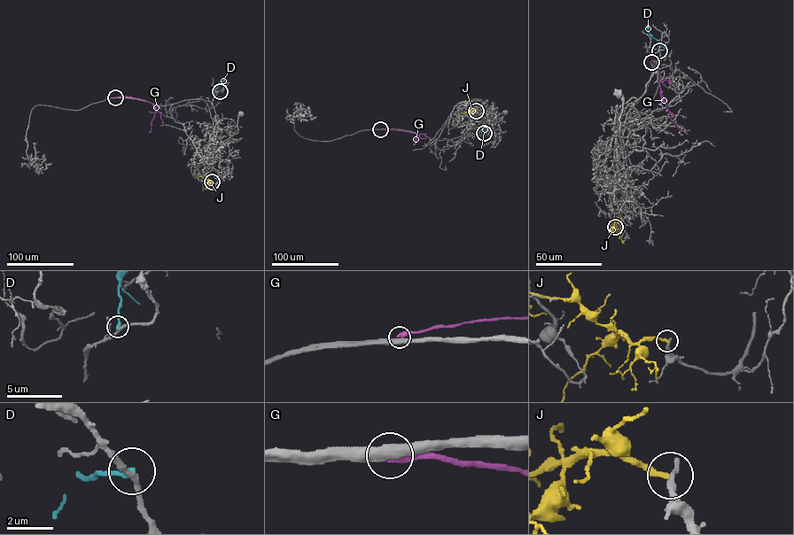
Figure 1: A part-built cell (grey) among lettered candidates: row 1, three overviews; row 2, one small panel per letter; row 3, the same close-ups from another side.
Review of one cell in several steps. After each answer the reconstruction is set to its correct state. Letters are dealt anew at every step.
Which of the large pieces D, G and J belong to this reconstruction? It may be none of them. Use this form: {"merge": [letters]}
{"merge": []}

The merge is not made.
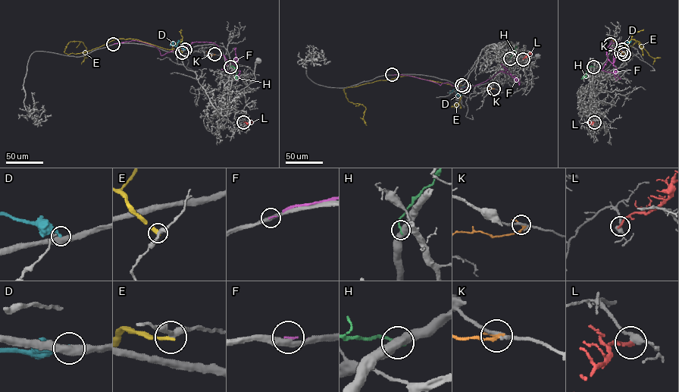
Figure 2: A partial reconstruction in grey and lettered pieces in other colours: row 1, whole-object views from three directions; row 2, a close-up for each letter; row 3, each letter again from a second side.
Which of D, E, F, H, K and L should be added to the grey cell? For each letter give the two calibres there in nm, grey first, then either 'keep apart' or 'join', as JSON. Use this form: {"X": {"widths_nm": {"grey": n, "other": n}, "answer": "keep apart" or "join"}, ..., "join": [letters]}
{"D": {"widths_nm": {"grey": 550, "other": 280}, "answer": "keep apart"}, "E": {"widths_nm": {"grey": 320, "other": 280}, "answer": "keep apart"}, "F": {"widths_nm": {"grey": 360, "other": 110}, "answer": "keep apart"}, "H": {"widths_nm": {"grey": 550, "other": 240}, "answer": "keep apart"}, "K": {"widths_nm": {"grey": 240, "other": 220}, "answer": "keep apart"}, "L": {"widths_nm": {"grey": 360, "other": 240}, "answer": "keep apart"}, "join": []}

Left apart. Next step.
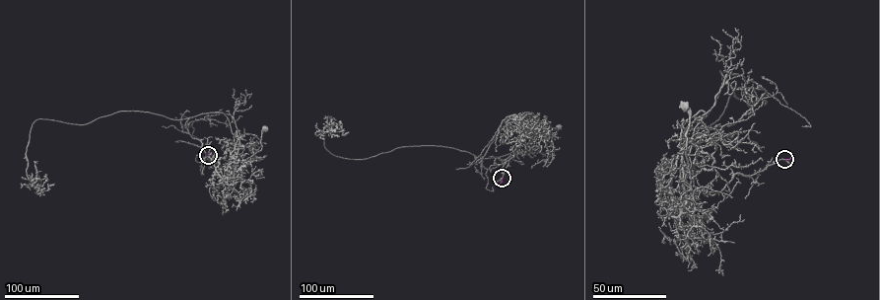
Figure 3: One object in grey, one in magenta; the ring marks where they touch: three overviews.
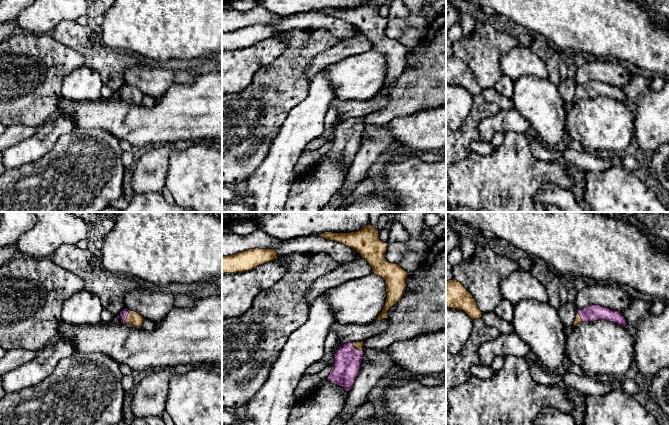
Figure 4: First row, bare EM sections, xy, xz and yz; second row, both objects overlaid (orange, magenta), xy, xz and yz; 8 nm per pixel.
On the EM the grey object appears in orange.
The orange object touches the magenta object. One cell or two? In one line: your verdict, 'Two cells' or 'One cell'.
One cell

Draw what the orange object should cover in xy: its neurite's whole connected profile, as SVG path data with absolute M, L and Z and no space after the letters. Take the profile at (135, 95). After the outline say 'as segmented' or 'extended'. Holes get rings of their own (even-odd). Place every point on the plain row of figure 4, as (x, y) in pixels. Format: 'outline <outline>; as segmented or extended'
outline M125 84L119 90L121 93L122 100L129 100L134 103L142 103L144 94L139 89Z; extended

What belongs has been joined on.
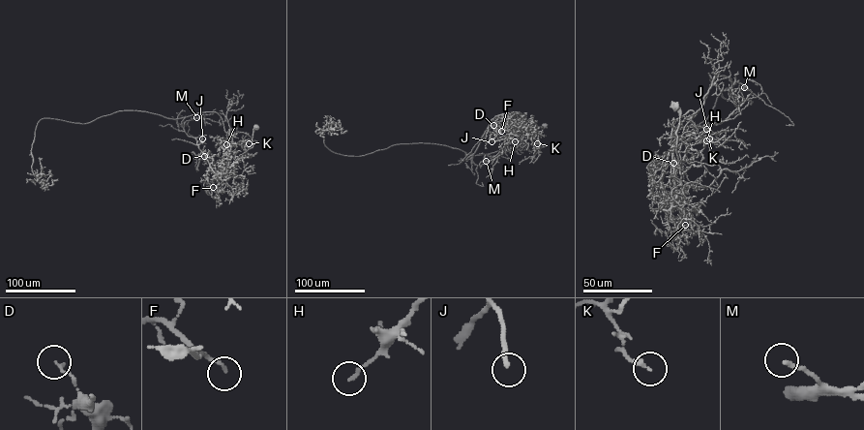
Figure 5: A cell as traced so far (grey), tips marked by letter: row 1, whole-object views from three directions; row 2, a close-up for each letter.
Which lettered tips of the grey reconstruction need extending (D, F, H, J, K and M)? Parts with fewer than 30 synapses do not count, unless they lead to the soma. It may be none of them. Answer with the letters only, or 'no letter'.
J, M

